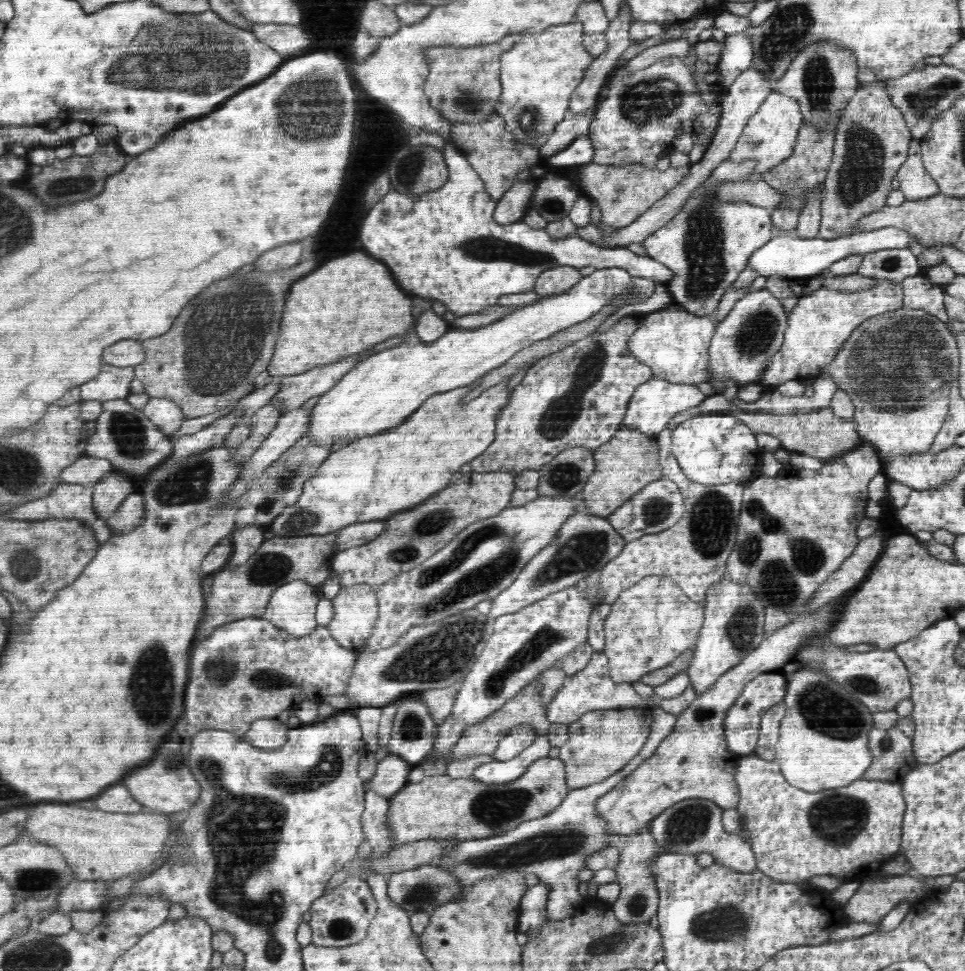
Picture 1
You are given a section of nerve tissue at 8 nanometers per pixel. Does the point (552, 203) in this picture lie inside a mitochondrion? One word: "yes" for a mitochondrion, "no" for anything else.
yes

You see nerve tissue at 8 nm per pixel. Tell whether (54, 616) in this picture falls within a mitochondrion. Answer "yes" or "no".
no

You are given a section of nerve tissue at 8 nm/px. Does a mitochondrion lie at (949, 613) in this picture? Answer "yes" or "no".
no

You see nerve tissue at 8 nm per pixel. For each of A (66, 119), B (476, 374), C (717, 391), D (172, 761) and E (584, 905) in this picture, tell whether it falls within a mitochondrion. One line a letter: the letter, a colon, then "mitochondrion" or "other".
A: other
B: other
C: other
D: mitochondrion
E: other

